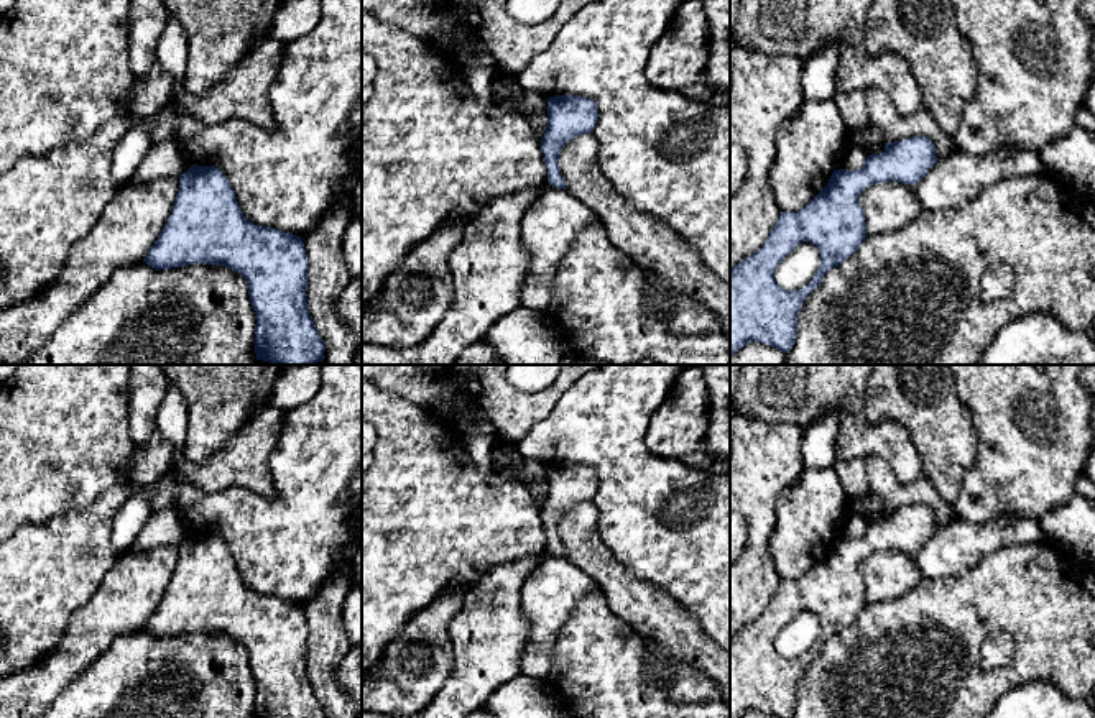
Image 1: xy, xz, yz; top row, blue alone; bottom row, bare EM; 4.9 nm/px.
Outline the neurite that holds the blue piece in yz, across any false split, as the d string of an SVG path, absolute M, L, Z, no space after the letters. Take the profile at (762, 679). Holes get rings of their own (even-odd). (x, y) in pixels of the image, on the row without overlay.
M927 504L885 511L885 519L870 522L860 537L835 537L806 575L781 580L765 613L730 637L730 718L750 710L791 718L807 662L868 605L858 564L878 550L914 554L936 531ZM802 610L819 616L820 633L806 656L786 659L774 649L774 637Z

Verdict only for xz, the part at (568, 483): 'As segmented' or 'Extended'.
As segmented

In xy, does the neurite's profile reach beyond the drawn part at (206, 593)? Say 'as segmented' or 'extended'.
as segmented

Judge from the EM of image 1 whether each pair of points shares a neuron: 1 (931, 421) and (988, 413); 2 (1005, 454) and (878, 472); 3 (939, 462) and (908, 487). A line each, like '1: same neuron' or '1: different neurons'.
1: different neurons
2: different neurons
3: different neurons

